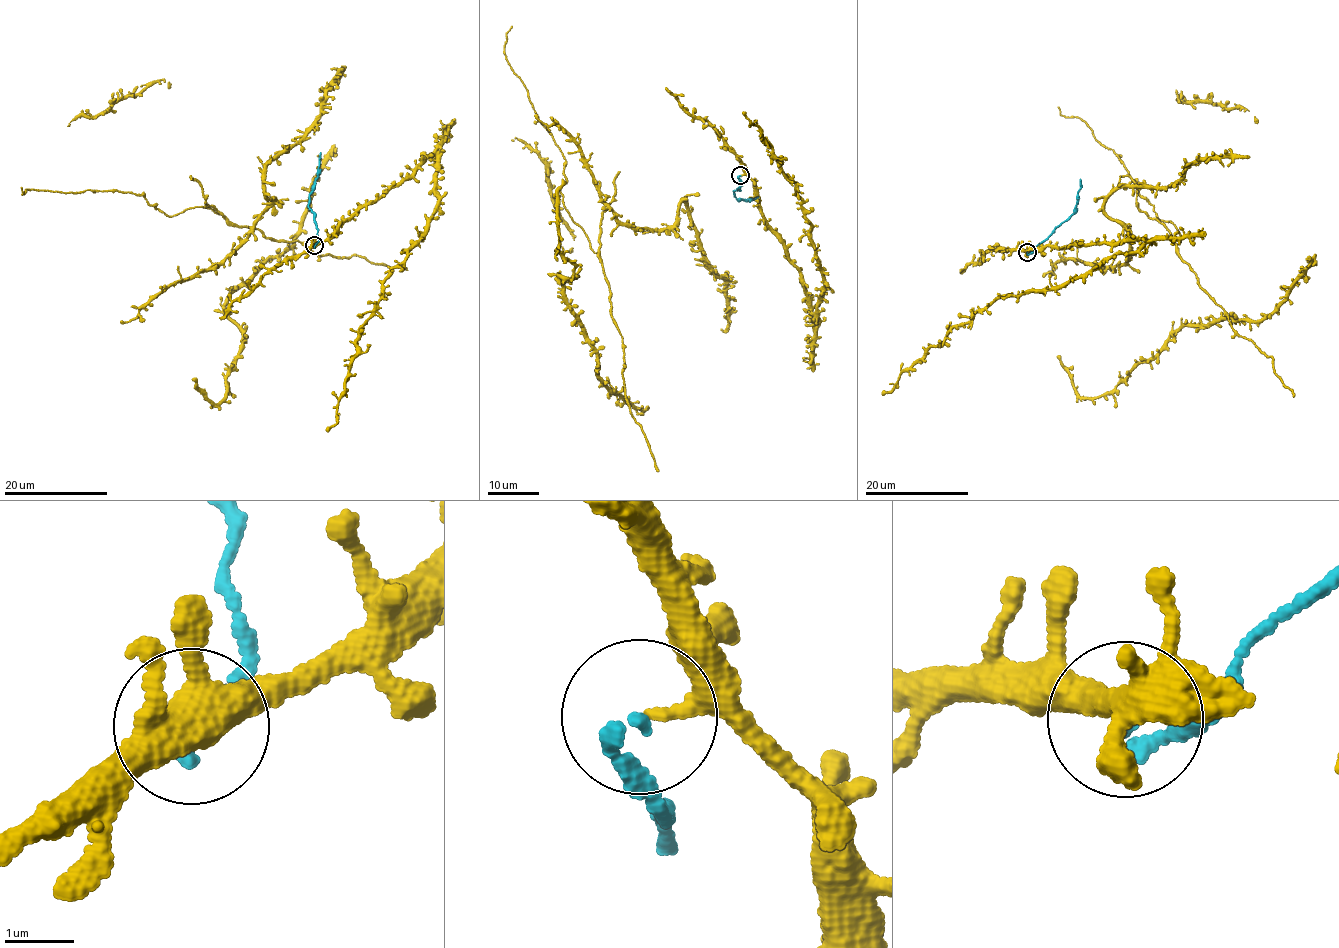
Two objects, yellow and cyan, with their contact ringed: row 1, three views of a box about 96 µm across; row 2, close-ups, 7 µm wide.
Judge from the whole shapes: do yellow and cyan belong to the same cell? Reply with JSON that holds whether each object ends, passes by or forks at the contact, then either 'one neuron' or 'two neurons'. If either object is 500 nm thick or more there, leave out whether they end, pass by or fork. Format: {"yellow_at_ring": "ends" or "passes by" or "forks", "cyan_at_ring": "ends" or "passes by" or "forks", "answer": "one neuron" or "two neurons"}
{"yellow_at_ring": "ends", "cyan_at_ring": "ends", "answer": "two neurons"}

